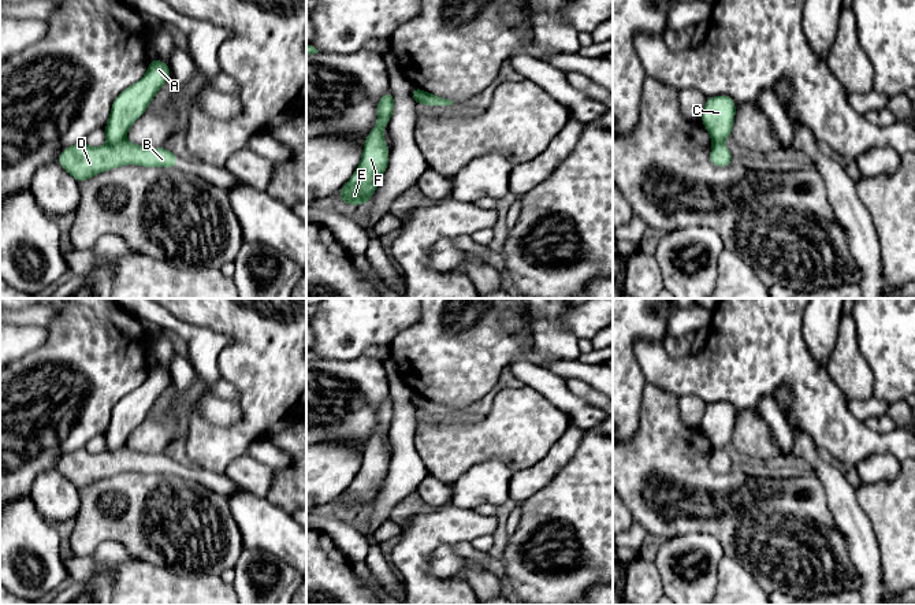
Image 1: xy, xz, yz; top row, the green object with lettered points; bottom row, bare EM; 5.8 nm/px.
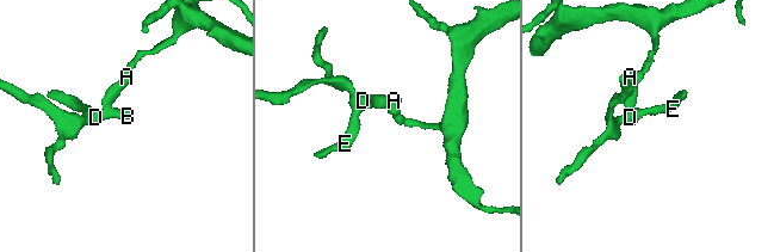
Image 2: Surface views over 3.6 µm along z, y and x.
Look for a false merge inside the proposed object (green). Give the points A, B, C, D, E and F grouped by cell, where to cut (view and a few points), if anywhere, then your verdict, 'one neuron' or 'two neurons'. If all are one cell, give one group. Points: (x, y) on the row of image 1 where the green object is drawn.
A C / B D E F | xy (123, 138), (118, 143), (107, 143) | two neurons

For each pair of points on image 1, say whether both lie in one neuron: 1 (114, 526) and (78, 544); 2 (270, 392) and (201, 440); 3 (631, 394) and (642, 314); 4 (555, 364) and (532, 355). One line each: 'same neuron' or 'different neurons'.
1: same neuron
2: same neuron
3: same neuron
4: same neuron

